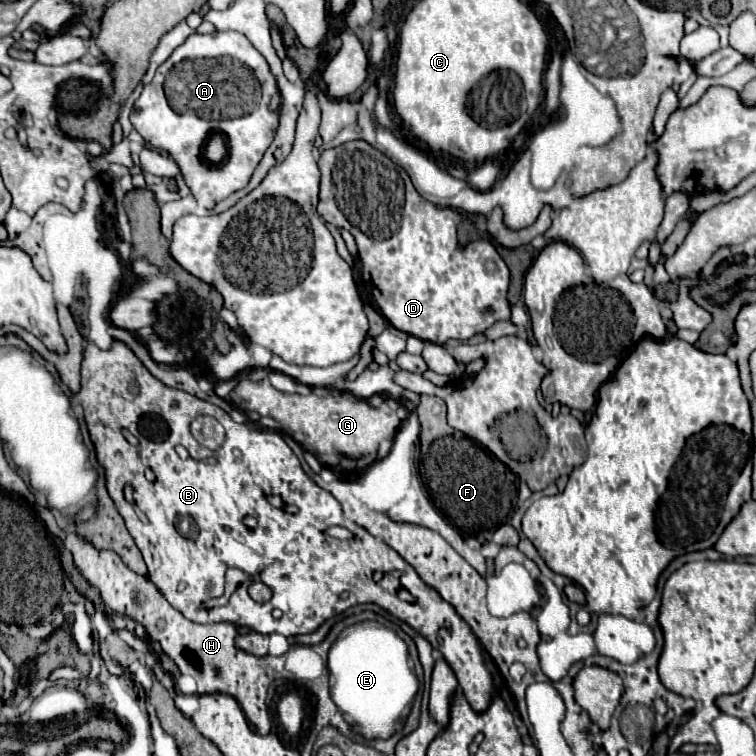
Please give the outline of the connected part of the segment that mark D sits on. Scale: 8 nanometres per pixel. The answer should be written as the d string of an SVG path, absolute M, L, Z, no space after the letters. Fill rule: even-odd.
M350 141L322 151L318 167L322 171L318 213L324 221L348 229L354 235L362 261L362 279L370 277L366 287L380 313L396 329L444 345L448 339L466 341L476 333L484 333L492 323L510 319L510 305L506 299L510 271L488 241L474 241L466 247L458 247L458 211L448 207L438 209L422 199L410 183L408 173L366 141Z

